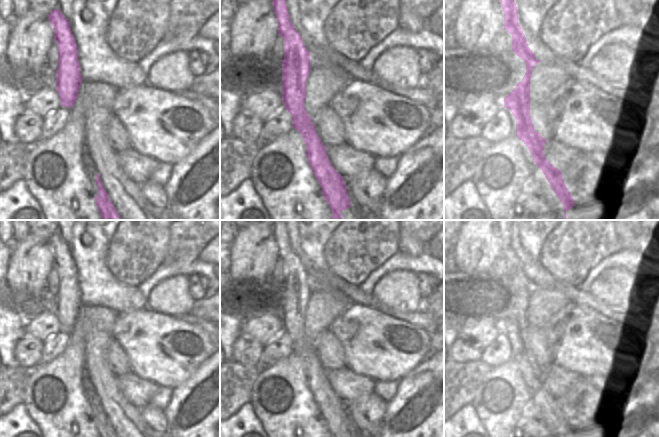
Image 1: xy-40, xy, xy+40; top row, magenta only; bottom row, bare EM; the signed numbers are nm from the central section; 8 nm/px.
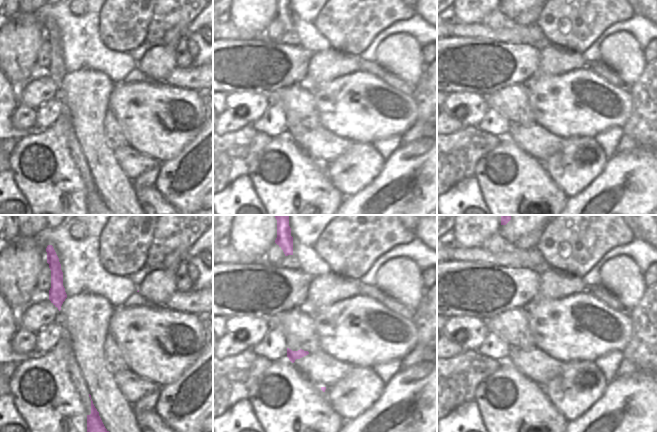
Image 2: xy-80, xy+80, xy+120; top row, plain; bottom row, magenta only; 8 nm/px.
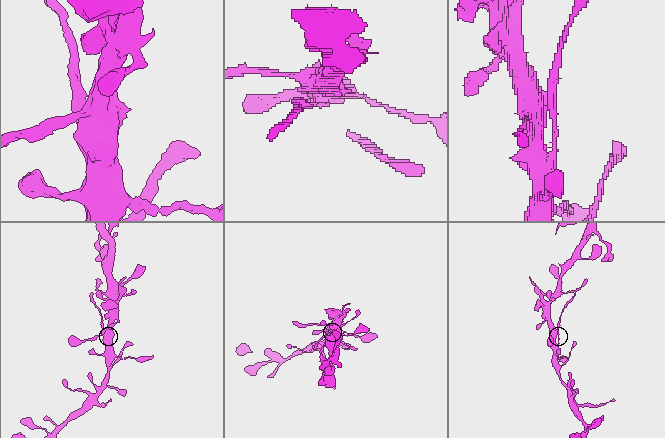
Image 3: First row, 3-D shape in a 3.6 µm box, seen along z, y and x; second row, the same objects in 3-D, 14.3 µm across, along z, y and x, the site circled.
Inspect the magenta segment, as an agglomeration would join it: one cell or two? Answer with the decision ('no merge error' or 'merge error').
merge error

